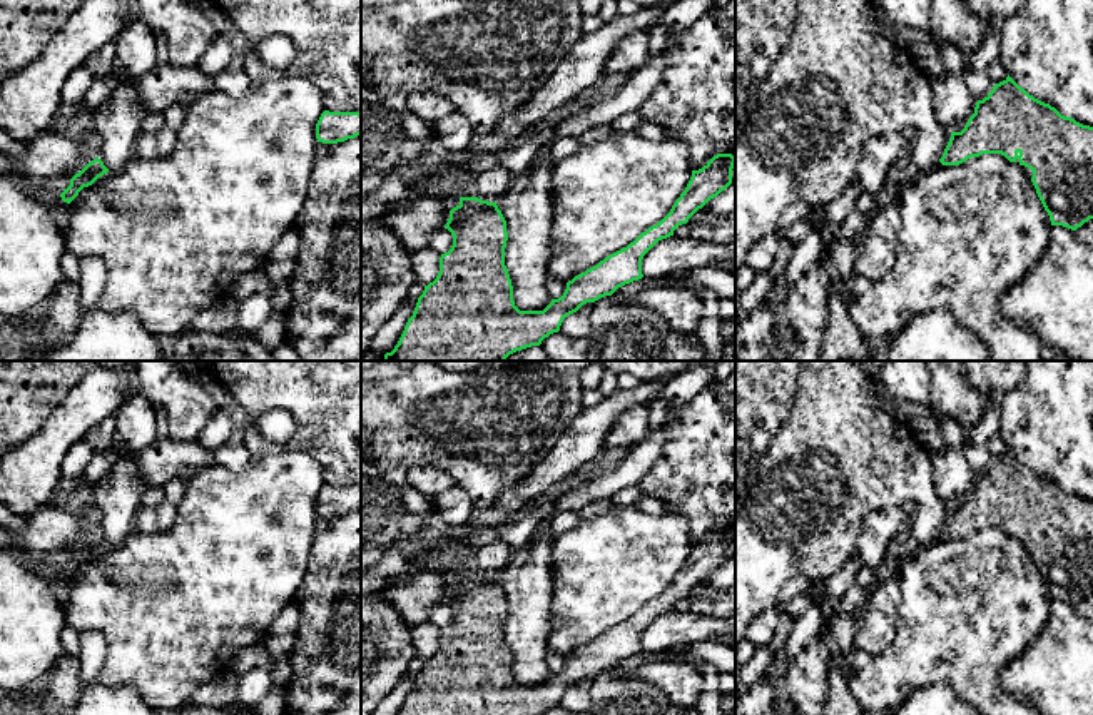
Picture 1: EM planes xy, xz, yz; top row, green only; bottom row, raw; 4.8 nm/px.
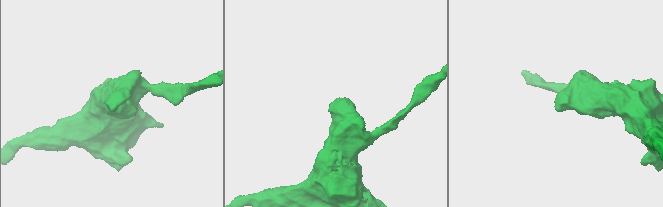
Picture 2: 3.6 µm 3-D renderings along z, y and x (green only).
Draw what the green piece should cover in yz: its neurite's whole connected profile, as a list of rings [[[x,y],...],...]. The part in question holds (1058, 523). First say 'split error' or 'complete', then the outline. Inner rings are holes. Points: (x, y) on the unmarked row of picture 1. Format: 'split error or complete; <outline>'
complete; [[[1009,449],[976,476],[961,506],[951,506],[939,536],[959,540],[983,528],[1001,528],[1033,545],[1051,600],[1076,605],[1093,593],[1093,501],[1061,489]]]

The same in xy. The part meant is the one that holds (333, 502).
complete; [[[324,484],[316,498],[316,513],[323,518],[338,518],[361,510],[359,486]]]

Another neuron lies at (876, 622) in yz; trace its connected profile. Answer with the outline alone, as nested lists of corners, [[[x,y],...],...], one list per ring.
[[[896,576],[877,581],[867,591],[866,603],[856,615],[856,648],[881,655],[891,645],[896,636],[899,600],[901,590]]]

